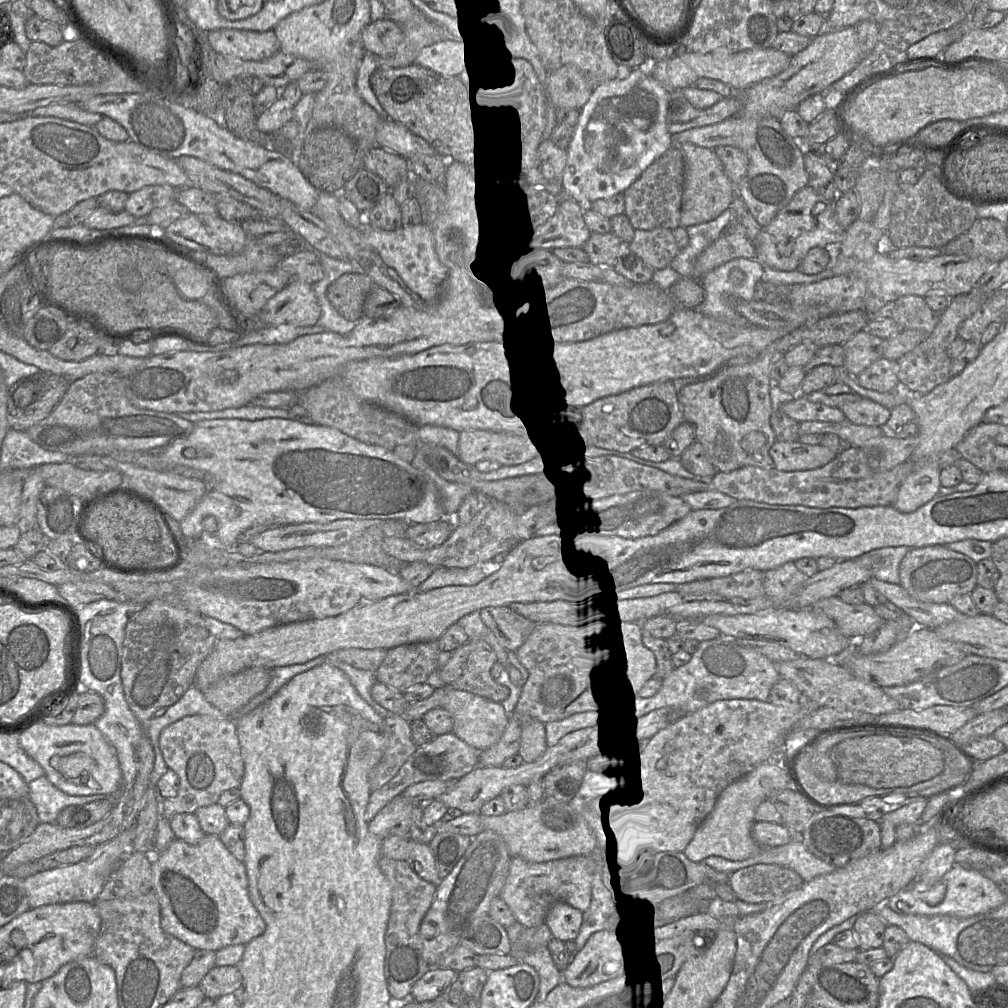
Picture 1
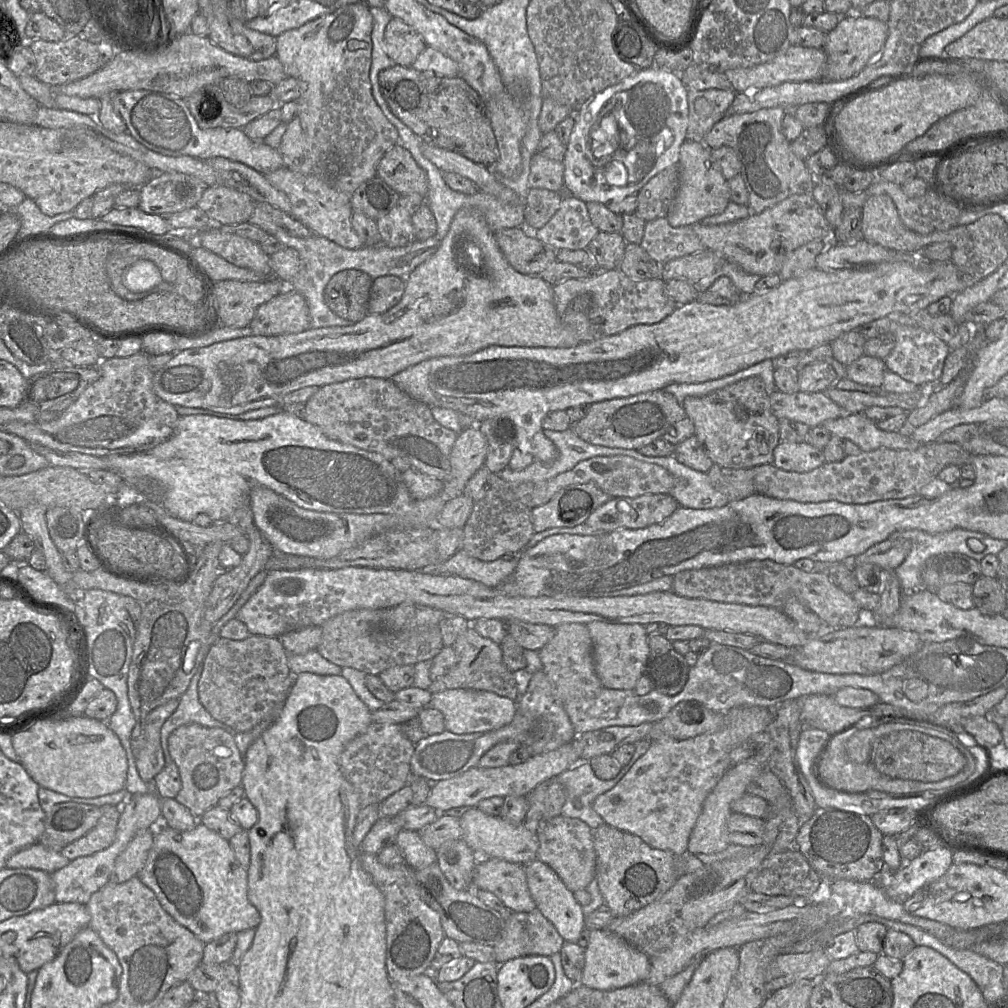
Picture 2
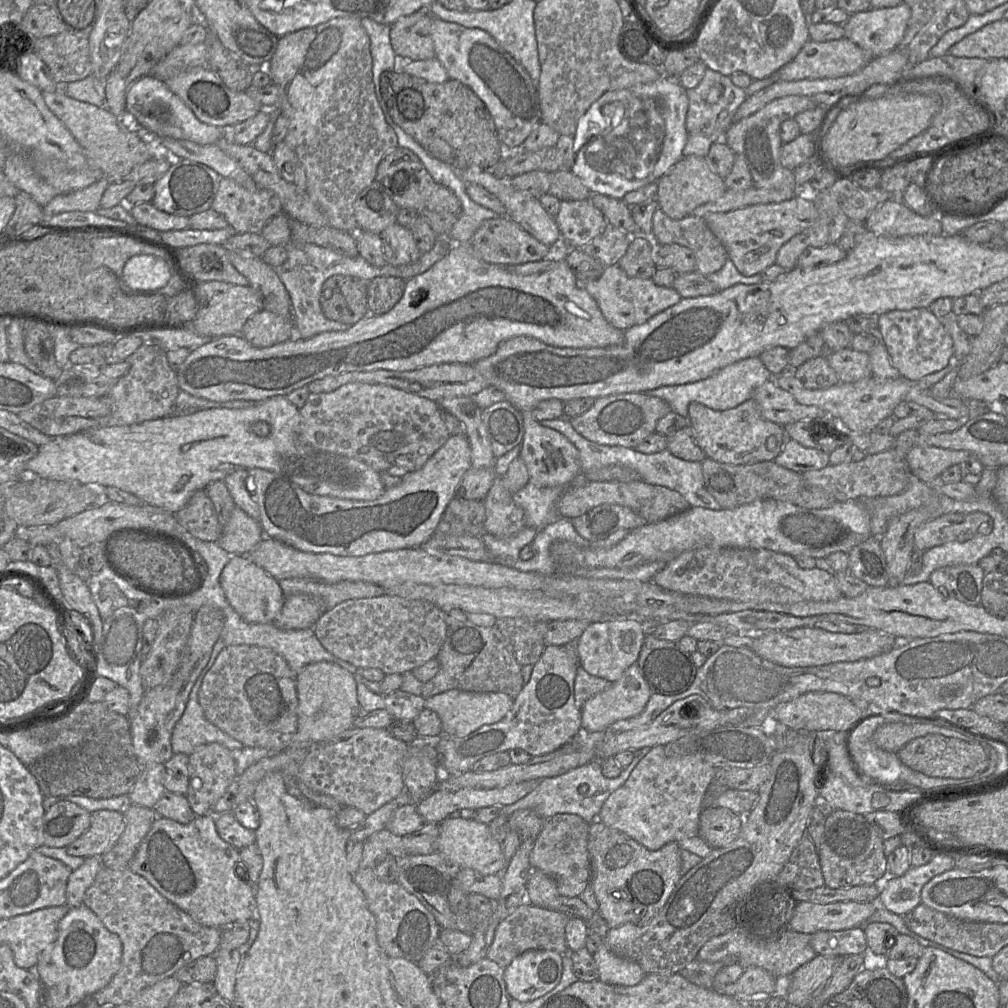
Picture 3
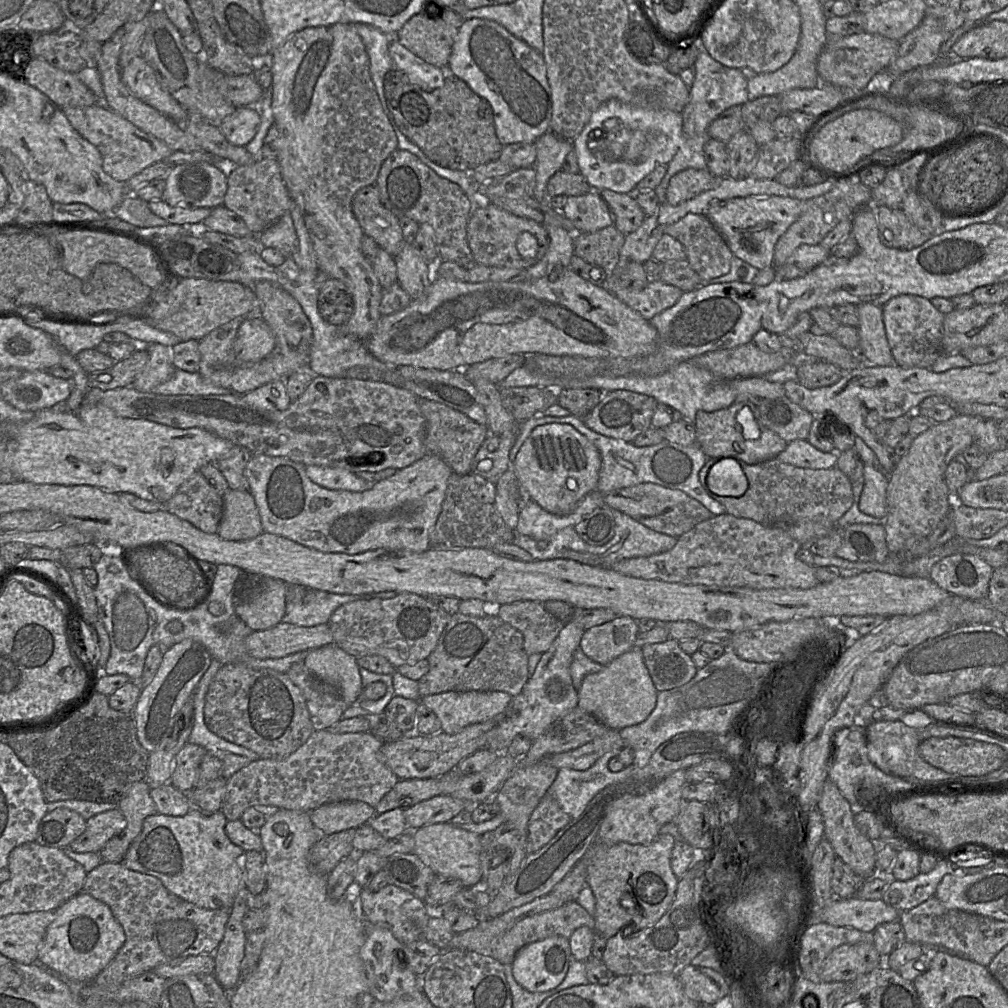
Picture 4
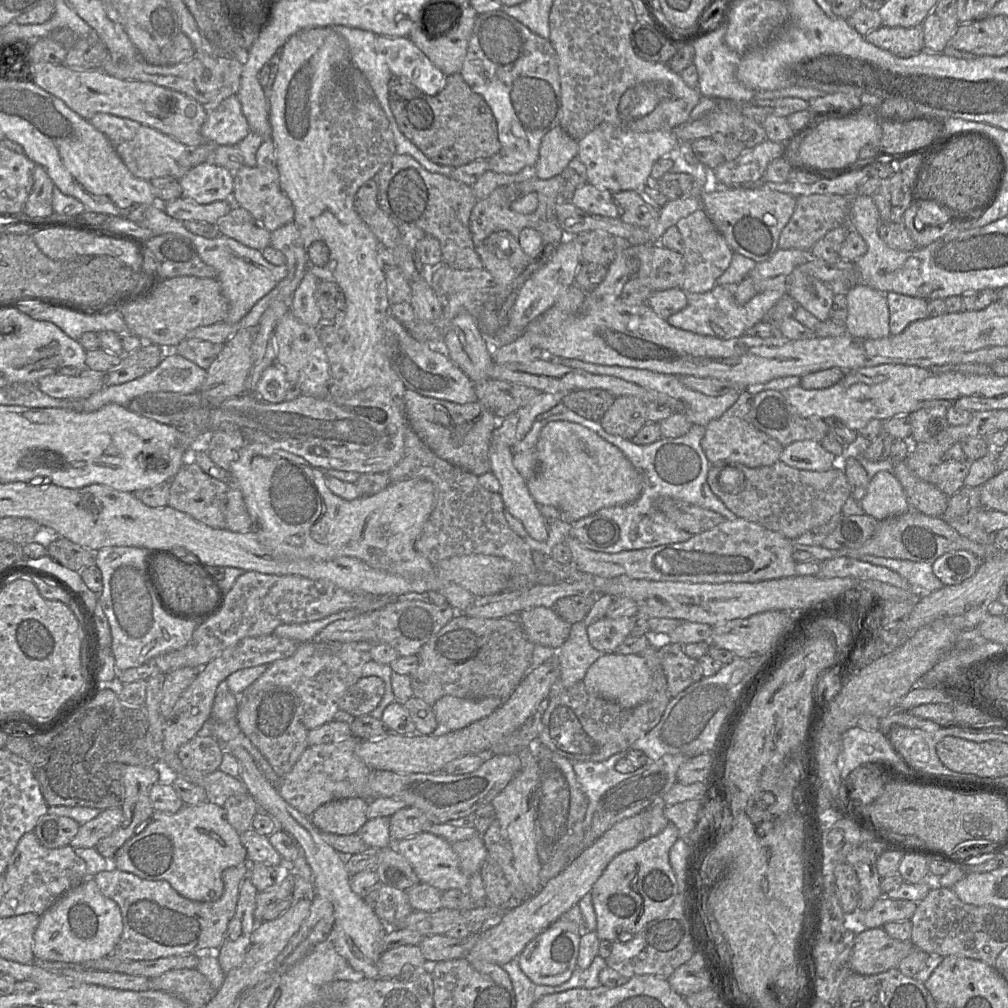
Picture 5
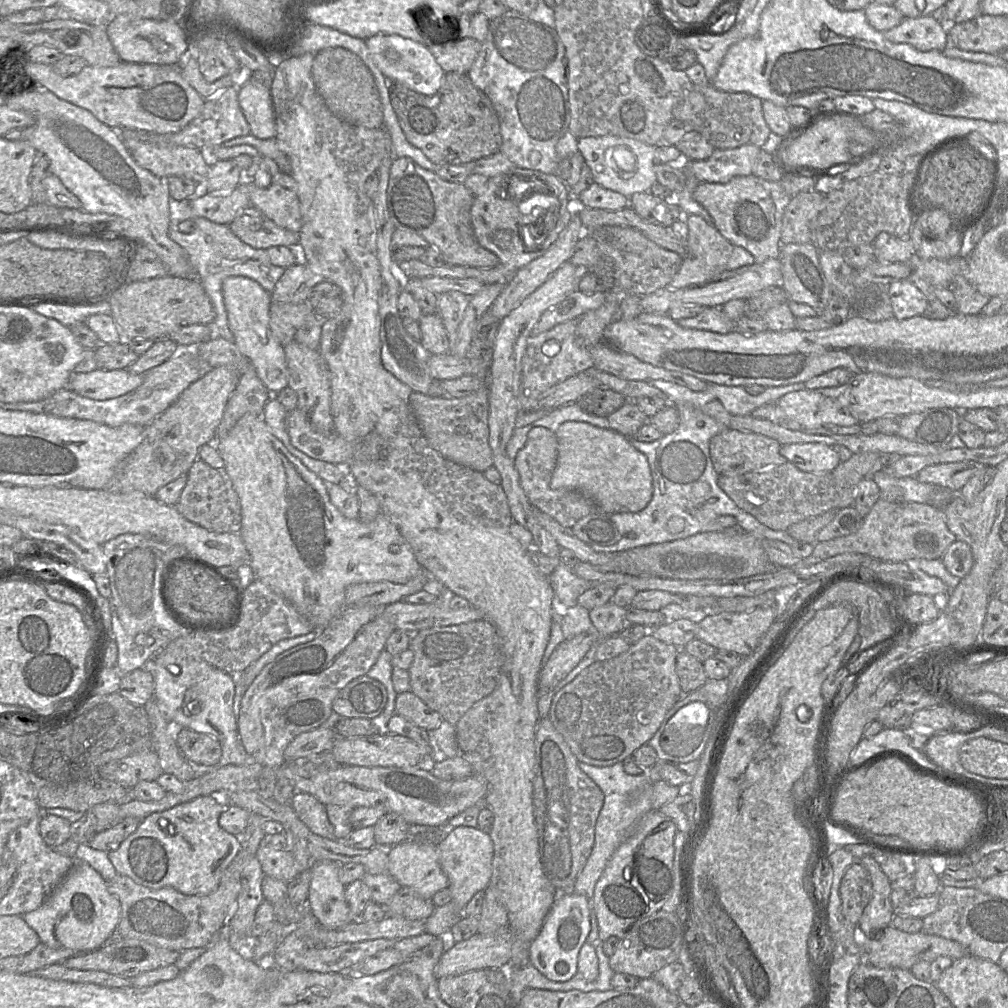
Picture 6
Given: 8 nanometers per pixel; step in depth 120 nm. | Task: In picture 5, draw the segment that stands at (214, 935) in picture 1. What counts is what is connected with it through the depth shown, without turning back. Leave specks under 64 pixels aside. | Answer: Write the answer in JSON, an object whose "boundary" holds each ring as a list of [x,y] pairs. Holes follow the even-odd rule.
{"boundary":[[[208,800],[204,803],[198,805],[184,805],[177,813],[167,814],[165,812],[156,812],[154,811],[152,817],[143,824],[142,827],[137,829],[136,834],[130,838],[115,854],[113,859],[114,867],[119,870],[132,873],[140,878],[158,881],[165,880],[167,881],[172,888],[174,888],[181,896],[200,902],[213,902],[218,900],[223,894],[224,884],[222,880],[222,872],[230,867],[237,866],[242,863],[247,863],[247,852],[243,846],[240,833],[237,832],[227,821],[225,810],[221,804],[221,801]]]}

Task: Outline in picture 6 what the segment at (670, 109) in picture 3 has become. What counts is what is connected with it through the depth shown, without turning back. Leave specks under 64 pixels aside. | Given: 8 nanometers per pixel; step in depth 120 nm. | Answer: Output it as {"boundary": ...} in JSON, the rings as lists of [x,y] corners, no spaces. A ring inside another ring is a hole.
{"boundary":[[[607,135],[579,138],[577,148],[590,167],[595,183],[628,198],[635,193],[649,192],[657,181],[654,171],[657,146],[627,137]]]}

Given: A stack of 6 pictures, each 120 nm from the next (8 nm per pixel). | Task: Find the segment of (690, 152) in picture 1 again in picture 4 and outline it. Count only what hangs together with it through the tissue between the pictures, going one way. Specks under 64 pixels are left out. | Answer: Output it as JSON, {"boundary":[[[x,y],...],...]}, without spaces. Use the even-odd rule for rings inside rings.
{"boundary":[[[686,169],[675,174],[666,189],[666,202],[672,206],[713,188],[718,179],[707,169]]]}

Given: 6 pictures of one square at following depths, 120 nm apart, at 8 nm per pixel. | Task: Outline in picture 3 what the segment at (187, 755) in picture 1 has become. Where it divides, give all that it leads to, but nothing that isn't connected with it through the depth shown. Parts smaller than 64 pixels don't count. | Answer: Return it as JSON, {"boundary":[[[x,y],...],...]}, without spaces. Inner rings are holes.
{"boundary":[[[216,742],[197,746],[189,754],[188,770],[189,784],[186,798],[193,812],[196,816],[211,814],[215,803],[237,778],[232,751]]]}

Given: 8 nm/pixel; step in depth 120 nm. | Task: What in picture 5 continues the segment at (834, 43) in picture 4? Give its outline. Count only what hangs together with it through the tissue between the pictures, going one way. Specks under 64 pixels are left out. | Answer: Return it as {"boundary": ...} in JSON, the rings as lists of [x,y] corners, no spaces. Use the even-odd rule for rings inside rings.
{"boundary":[[[921,25],[911,28],[881,26],[867,33],[864,38],[878,48],[901,58],[914,56],[925,48]]]}

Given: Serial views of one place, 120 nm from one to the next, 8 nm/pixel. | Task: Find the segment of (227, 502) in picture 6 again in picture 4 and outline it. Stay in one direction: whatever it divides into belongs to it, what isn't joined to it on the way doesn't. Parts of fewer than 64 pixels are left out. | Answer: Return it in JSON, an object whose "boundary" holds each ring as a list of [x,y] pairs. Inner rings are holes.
{"boundary":[[[197,472],[179,486],[165,509],[205,533],[218,533],[223,495]]]}

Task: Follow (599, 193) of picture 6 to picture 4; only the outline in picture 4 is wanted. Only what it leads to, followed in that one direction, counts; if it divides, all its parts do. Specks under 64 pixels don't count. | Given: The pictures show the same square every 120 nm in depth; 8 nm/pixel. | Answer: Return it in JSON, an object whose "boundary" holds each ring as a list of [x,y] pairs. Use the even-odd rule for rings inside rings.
{"boundary":[[[599,192],[568,197],[562,210],[572,224],[572,232],[593,233],[614,224],[613,215]]]}

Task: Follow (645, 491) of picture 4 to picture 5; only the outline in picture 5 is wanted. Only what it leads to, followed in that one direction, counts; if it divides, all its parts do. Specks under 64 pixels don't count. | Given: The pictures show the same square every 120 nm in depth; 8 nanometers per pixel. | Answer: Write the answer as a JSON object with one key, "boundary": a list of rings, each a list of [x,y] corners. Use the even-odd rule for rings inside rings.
{"boundary":[[[672,497],[658,498],[654,508],[665,514],[678,529],[692,535],[710,530],[725,520],[717,512]]]}

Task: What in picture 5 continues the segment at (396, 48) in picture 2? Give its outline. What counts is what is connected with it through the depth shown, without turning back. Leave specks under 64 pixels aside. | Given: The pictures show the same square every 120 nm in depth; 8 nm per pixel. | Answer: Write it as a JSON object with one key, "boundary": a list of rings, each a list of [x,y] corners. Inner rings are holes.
{"boundary":[[[469,5],[461,6],[460,17],[453,19],[453,21],[457,22],[454,25],[453,21],[451,24],[447,24],[446,20],[435,22],[435,19],[421,15],[417,25],[414,25],[411,29],[408,38],[446,76],[460,73],[477,15],[478,13]]]}

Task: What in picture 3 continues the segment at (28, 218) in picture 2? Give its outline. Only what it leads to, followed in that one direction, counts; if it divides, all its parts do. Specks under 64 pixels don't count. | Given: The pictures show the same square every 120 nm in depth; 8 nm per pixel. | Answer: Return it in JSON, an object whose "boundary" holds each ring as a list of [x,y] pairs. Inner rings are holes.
{"boundary":[[[103,177],[84,189],[57,195],[42,207],[44,219],[47,220],[54,215],[71,211],[96,212],[100,208],[101,198],[108,186],[109,180]]]}

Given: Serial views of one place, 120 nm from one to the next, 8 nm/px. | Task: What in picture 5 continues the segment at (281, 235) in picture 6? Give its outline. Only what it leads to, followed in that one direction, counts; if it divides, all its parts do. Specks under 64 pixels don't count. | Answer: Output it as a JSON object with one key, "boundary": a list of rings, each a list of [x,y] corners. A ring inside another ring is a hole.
{"boundary":[[[233,205],[233,208],[215,223],[221,235],[232,238],[241,244],[262,251],[269,246],[270,234],[244,208]]]}

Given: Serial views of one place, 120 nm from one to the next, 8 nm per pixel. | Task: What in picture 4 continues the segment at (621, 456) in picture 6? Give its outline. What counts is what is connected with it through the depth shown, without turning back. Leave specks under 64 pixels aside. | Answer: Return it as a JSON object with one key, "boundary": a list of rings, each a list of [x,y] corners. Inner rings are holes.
{"boundary":[[[558,423],[536,427],[512,463],[523,496],[559,516],[570,514],[587,494],[596,490],[600,468],[598,449],[571,425]]]}

